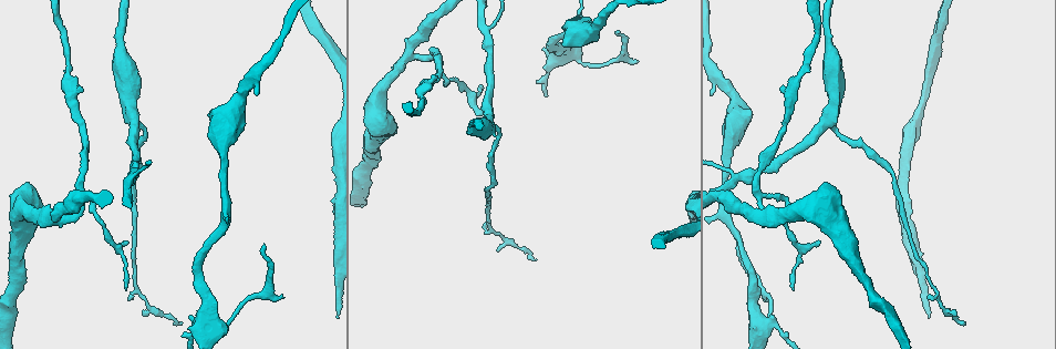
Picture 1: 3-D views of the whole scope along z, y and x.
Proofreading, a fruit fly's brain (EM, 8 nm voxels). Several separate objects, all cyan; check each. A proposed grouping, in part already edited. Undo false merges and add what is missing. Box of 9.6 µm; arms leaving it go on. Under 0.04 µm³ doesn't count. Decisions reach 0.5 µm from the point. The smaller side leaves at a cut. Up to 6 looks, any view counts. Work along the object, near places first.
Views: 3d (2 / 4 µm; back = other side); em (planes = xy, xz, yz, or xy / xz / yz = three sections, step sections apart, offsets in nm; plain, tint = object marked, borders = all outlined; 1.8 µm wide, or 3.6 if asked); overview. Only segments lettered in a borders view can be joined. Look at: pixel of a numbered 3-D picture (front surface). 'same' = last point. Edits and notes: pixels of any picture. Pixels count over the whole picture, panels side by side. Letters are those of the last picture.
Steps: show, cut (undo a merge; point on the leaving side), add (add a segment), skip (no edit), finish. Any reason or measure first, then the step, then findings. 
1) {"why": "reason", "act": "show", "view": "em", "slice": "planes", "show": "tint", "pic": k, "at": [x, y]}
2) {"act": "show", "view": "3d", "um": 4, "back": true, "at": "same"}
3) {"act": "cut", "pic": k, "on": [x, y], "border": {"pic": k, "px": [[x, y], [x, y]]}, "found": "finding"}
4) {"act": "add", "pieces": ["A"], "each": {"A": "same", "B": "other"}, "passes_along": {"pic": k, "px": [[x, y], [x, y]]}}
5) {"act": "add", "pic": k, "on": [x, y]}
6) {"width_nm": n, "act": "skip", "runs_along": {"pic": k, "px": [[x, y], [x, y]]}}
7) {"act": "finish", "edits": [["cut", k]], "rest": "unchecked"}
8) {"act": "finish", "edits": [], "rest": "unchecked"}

{"why": "four-way junction", "act": "show", "view": "em", "um": 3.6, "slice": "planes", "show": "tint", "pic": 1, "at": [565, 52]}

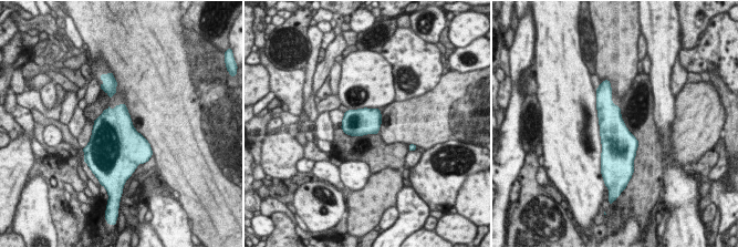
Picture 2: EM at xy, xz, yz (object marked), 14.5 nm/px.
{"why": "see the neighbours", "act": "show", "view": "em", "um": 3.6, "slice": "planes", "show": "borders", "at": "same"}

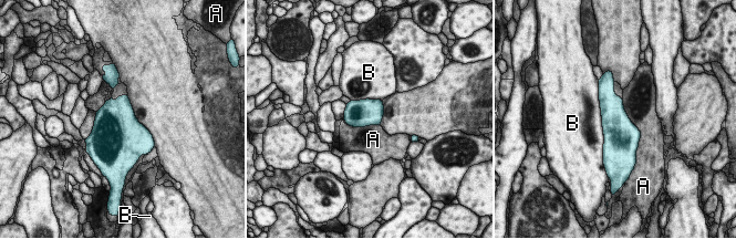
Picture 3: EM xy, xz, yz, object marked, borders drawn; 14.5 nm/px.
{"width_nm": 380, "act": "skip", "each": {"A": "other", "B": "other"}, "border": {"pic": 3, "px": [[622, 99], [640, 132], [638, 148]]}, "found": "all the same cell"}

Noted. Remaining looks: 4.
{"why": "end of a long branch", "act": "show", "view": "em", "slice": "planes", "show": "borders", "pic": 1, "at": [263, 244]}

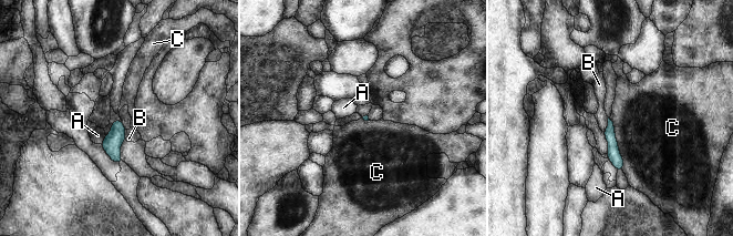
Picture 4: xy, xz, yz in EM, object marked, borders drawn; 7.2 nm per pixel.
{"act": "skip", "each": {"A": "other", "B": "other", "C": "other"}, "border": {"pic": 4, "px": [[608, 118], [613, 124], [622, 170]]}, "found": "none of them fits"}

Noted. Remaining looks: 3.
{"why": "two arms in line, one across", "act": "show", "view": "em", "slice": "planes", "show": "borders", "pic": 1, "at": [736, 177]}

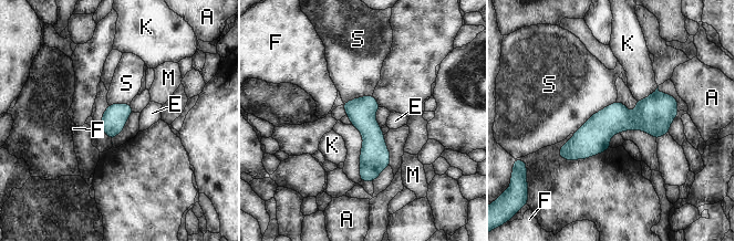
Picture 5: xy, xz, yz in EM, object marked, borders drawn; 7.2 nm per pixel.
{"width_nm": 170, "act": "skip", "each": {"A": "other", "E": "other", "F": "other", "K": "other", "M": "other", "S": "other"}, "runs_along": {"pic": 5, "px": [[674, 103], [611, 119], [561, 153]]}, "found": "continuous, no second cell"}

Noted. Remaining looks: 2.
{"act": "finish", "edits": [], "rest": "unchecked"}

